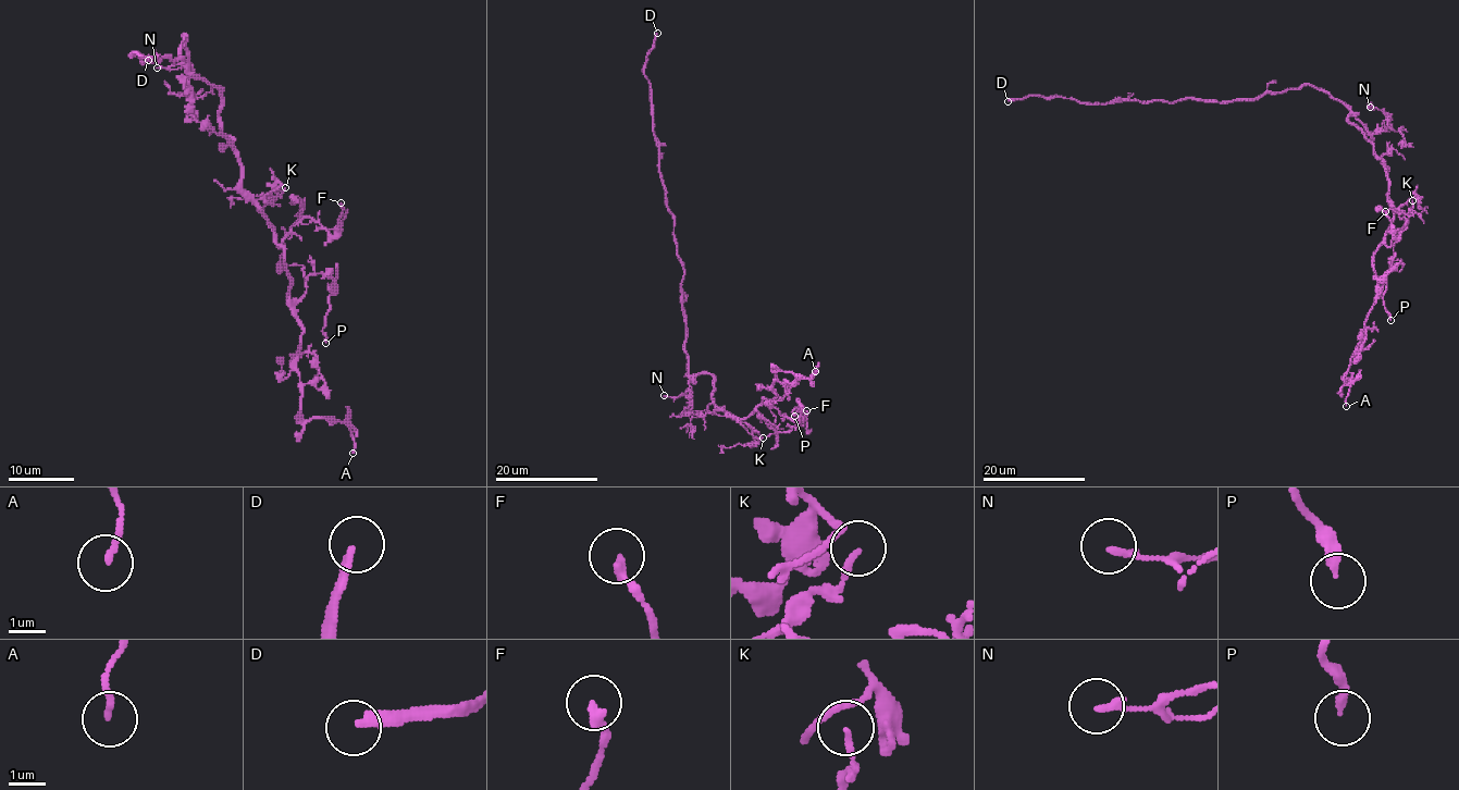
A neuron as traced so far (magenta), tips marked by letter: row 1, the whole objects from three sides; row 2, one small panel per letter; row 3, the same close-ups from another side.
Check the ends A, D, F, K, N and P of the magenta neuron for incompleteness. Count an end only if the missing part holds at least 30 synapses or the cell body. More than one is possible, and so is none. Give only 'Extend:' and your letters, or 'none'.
Extend: D

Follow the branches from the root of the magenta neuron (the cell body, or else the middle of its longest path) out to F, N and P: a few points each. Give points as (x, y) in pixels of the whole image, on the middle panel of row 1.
F: (699, 373), (713, 378), (713, 402), (738, 418), (745, 418), (755, 410), (769, 428), (787, 432), (806, 410)
N: (699, 373), (689, 379), (688, 410), (691, 407), (689, 395), (664, 395)
P: (699, 373), (713, 378), (713, 402), (738, 418), (763, 398), (792, 420), (800, 416), (796, 408), (794, 416)

